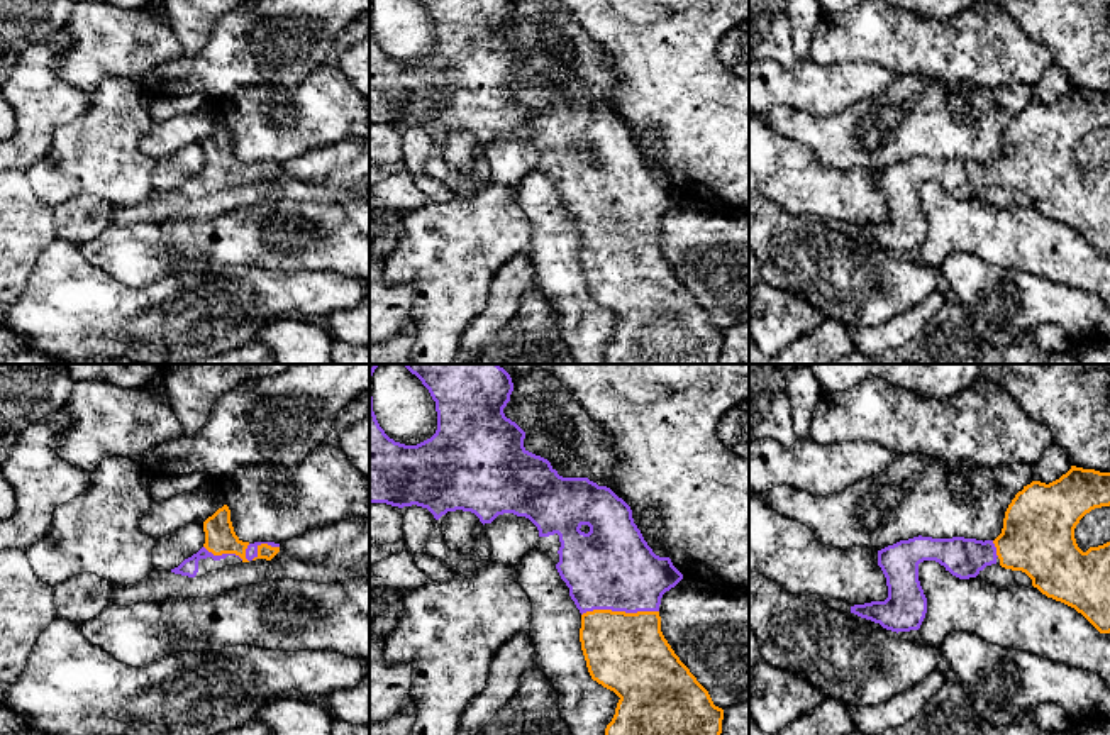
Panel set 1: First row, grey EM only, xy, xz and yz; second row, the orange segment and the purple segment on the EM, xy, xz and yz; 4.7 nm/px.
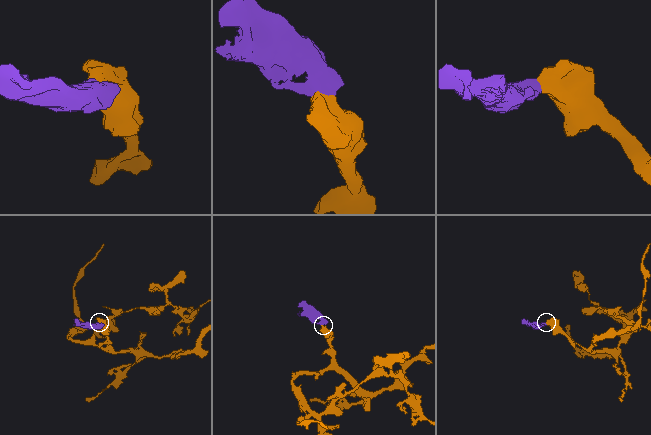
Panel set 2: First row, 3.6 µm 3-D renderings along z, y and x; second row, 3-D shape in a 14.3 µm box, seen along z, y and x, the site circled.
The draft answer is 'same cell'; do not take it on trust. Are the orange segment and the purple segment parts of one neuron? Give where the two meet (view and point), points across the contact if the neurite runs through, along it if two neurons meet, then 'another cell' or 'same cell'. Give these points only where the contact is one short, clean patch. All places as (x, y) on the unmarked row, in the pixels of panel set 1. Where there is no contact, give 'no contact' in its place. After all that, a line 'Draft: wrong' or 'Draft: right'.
xz (619, 232) | across xz (626, 273), (619, 232), (612, 188) | same cell
Draft: right

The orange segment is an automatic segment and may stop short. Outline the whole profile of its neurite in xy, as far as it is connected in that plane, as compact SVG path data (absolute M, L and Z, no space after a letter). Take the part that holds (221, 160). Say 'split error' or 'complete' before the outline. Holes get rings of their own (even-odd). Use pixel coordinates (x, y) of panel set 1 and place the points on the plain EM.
split error | M227 125L219 129L203 142L205 164L203 168L185 180L178 188L171 190L175 195L195 198L198 193L198 181L212 178L214 181L236 176L242 183L266 180L271 181L280 173L280 164L275 163L242 163L232 147L230 130Z

